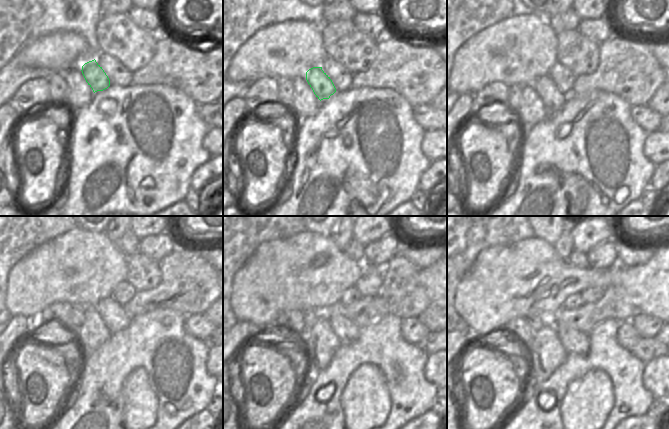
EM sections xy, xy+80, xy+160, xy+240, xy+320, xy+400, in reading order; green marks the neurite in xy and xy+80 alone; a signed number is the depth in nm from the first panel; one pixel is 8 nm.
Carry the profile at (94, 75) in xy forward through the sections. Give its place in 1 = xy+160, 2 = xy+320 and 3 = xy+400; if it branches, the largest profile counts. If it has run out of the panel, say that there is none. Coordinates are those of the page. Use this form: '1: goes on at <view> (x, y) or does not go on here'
1: goes on at xy+160 (553, 99)
2: goes on at xy+320 (347, 332)
3: goes on at xy+400 (574, 341)

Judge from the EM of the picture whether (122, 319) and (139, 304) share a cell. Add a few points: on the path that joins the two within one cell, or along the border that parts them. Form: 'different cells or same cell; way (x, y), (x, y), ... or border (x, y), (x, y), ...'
different cells; border (123, 307), (131, 317)

